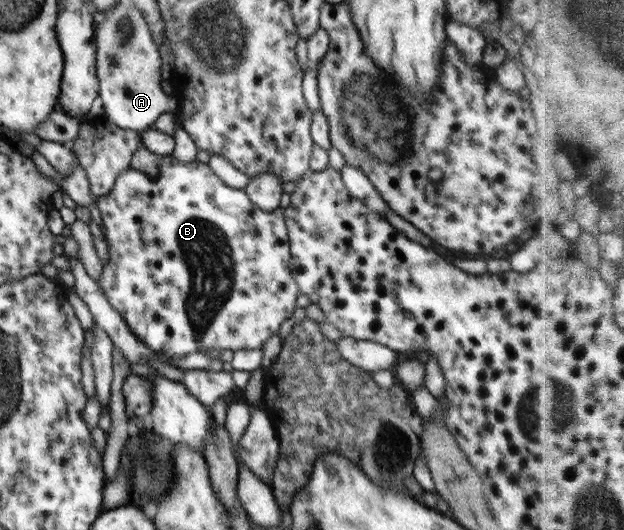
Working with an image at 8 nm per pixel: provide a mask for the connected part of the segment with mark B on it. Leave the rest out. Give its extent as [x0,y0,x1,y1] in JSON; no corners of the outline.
[95,154,300,367]

